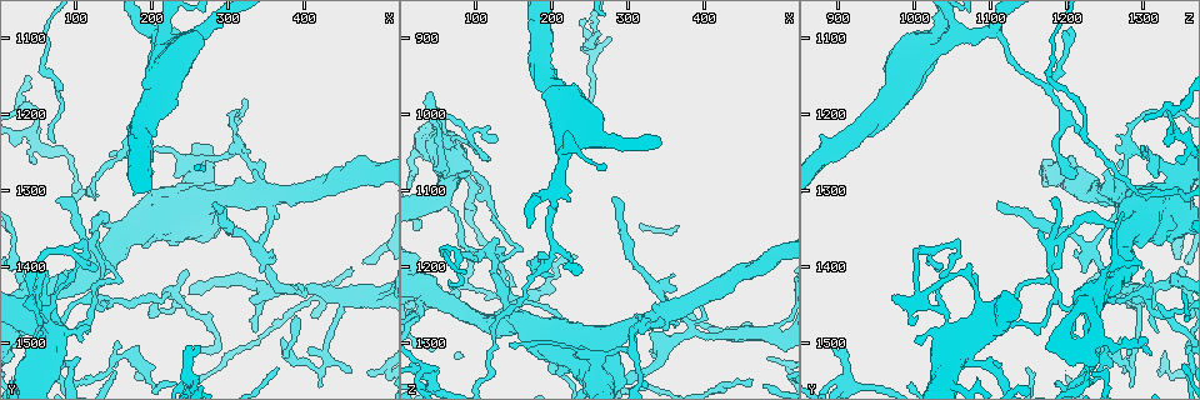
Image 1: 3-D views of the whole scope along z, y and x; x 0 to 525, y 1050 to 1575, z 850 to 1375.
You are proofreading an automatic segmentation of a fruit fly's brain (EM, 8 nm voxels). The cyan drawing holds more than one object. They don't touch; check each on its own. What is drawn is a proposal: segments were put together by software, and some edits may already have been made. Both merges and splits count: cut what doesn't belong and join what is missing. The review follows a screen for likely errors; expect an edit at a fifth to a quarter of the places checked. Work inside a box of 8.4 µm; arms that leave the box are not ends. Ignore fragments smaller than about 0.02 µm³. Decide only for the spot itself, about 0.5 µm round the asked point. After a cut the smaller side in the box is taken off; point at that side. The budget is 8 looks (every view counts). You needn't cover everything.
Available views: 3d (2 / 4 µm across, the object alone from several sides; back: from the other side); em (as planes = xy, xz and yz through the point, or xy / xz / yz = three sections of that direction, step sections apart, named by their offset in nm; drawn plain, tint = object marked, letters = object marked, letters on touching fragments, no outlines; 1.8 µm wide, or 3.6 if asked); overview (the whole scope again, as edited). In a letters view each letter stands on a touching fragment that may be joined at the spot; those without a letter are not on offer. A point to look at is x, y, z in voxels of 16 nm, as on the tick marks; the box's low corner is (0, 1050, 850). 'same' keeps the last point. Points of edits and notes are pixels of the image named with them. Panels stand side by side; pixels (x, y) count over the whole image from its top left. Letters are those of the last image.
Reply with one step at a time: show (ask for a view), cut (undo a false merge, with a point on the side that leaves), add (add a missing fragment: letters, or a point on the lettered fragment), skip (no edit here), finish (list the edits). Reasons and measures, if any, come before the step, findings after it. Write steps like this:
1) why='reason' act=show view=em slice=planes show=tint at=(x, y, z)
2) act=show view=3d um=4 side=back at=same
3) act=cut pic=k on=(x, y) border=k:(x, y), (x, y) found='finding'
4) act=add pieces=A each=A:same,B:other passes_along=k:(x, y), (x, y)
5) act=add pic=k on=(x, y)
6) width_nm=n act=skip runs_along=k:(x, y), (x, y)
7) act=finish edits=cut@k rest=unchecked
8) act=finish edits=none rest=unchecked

why='thin end' act=show view=3d um=2 at=(40, 1435, 975)

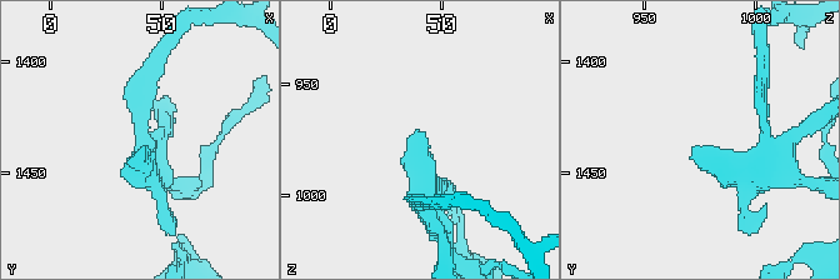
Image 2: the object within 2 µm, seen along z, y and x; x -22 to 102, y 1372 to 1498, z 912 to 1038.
act=show view=em slice=planes show=letters at=(41, 1438, 972)

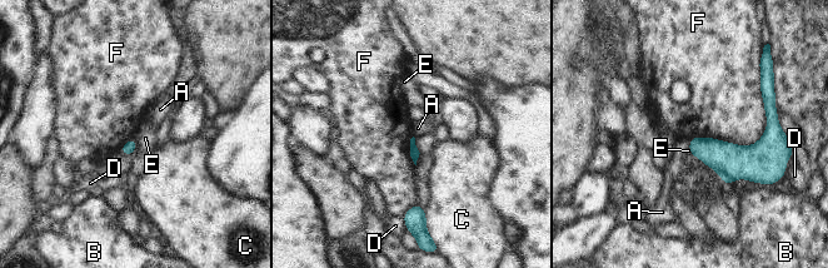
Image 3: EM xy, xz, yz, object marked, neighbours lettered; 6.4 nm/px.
act=skip each=A:other,B:other,C:other,D:other,E:other,F:other found='no lettered fragment goes on from it'

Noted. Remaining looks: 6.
why='tapers out' act=show view=em slice=yz step=16 show=letters at=(110, 1360, 1055)

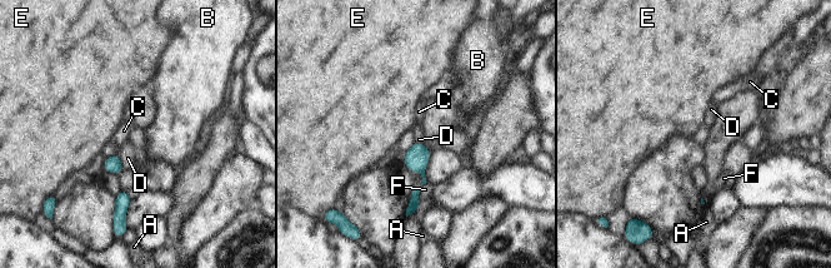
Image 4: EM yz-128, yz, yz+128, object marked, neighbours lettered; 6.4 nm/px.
act=show view=em slice=planes show=letters at=same

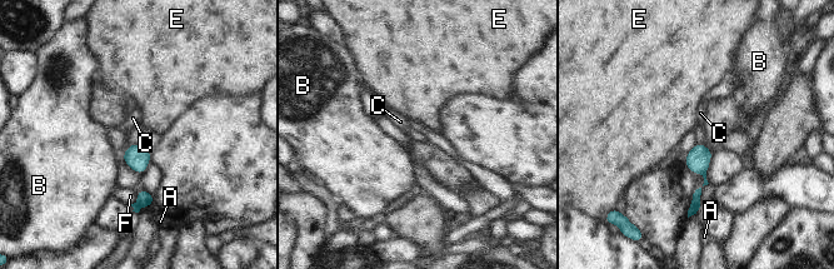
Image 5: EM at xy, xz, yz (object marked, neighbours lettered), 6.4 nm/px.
width_nm=150 act=cut pic=5 on=(697, 195) each=A:other,B:other,C:other,E:other,F:other border=5:(693, 197), (699, 207) found='two neurons meet here'

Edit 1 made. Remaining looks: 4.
act=finish edits=cut@5 rest=unchecked

